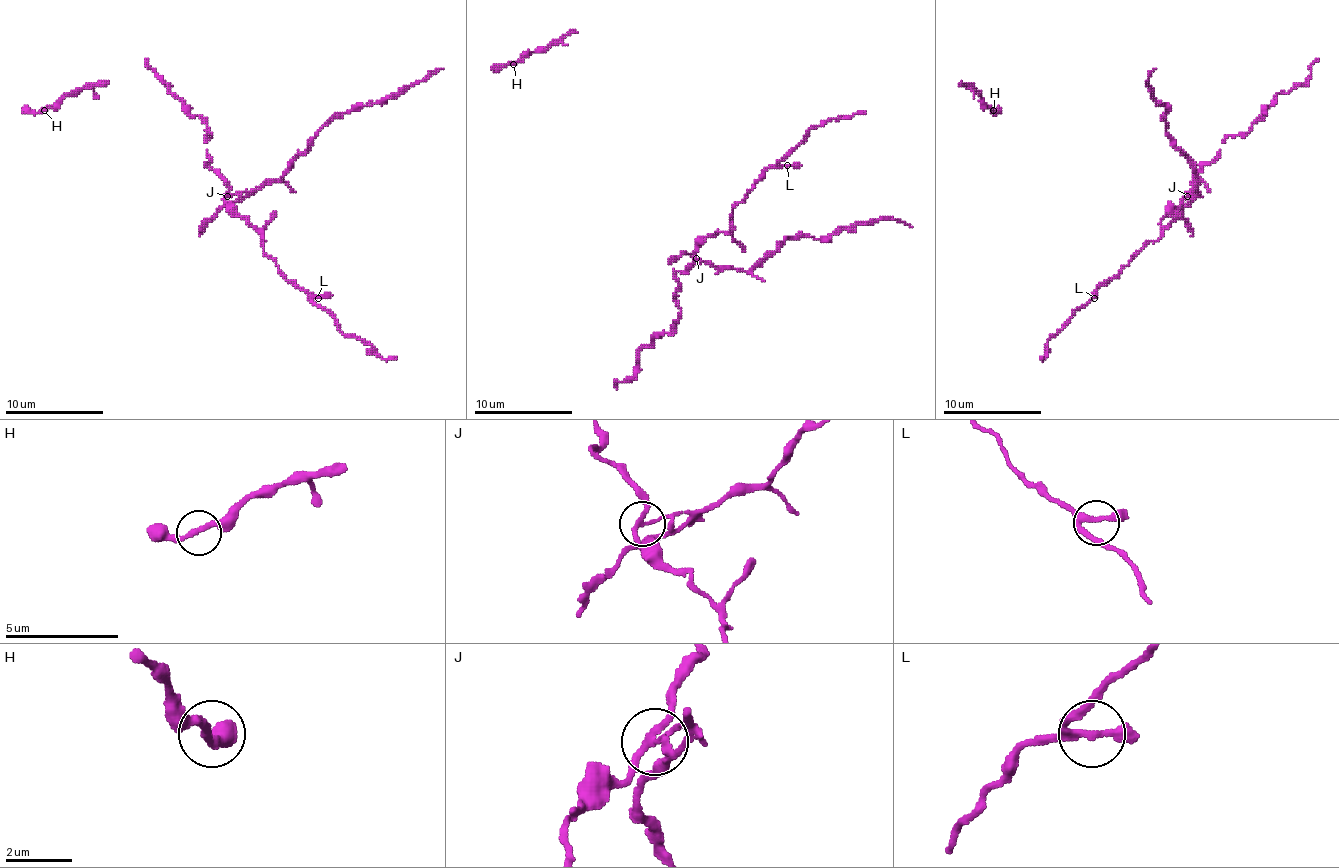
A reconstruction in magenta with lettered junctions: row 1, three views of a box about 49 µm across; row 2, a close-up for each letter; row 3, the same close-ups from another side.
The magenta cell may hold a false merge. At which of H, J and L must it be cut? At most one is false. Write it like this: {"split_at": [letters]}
{"split_at": ["J"]}

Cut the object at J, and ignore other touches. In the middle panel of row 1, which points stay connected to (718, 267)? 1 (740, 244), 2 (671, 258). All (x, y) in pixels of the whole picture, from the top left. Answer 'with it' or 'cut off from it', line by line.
1: cut off from it
2: with it

